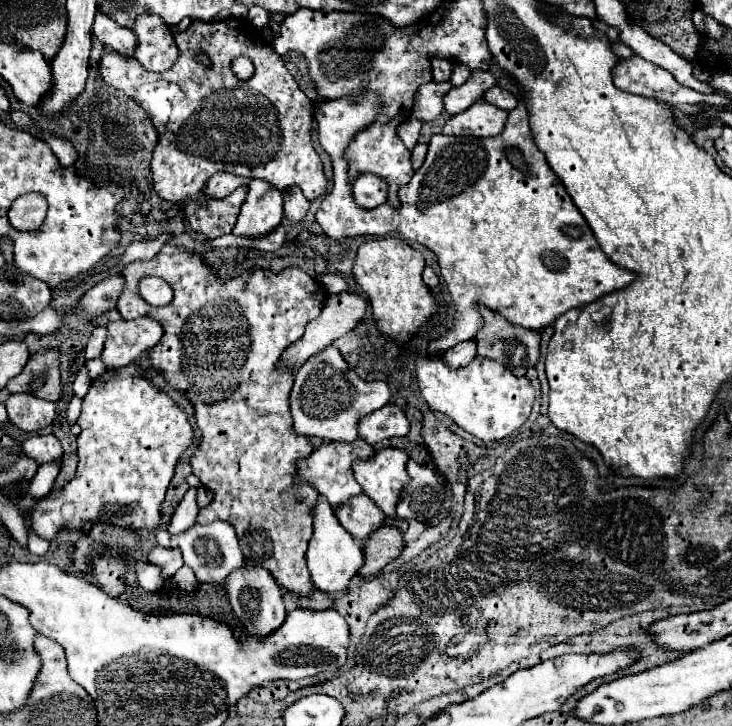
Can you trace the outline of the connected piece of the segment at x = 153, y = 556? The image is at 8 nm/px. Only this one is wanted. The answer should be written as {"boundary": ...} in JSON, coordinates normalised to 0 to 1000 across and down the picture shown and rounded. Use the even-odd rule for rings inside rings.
{"boundary":[[[212,752],[204,760],[204,774],[220,782],[220,791],[225,799],[234,799],[239,788],[250,780],[247,760],[242,755],[223,755],[223,752]]]}

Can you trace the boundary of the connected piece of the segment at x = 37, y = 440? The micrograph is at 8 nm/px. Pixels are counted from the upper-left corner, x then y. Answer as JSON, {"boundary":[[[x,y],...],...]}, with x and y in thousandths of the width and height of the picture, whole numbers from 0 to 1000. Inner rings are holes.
{"boundary":[[[48,598],[31,609],[31,620],[37,628],[51,634],[51,639],[70,636],[86,625],[81,606],[72,598]]]}

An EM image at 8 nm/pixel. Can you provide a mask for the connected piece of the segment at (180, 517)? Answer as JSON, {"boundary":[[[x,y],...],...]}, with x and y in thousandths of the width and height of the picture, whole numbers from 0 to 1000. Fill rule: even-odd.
{"boundary":[[[261,653],[255,658],[258,669],[266,669],[266,672],[258,672],[255,680],[250,683],[250,689],[245,691],[245,697],[239,700],[239,708],[228,725],[228,730],[234,736],[247,736],[253,730],[258,730],[264,722],[269,722],[269,705],[272,705],[272,697],[269,697],[269,669],[272,669],[272,661]]]}

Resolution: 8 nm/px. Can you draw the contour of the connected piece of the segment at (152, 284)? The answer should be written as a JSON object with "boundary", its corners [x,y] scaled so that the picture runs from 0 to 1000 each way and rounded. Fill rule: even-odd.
{"boundary":[[[198,380],[190,386],[190,408],[206,421],[228,421],[234,416],[234,397],[220,383]]]}

